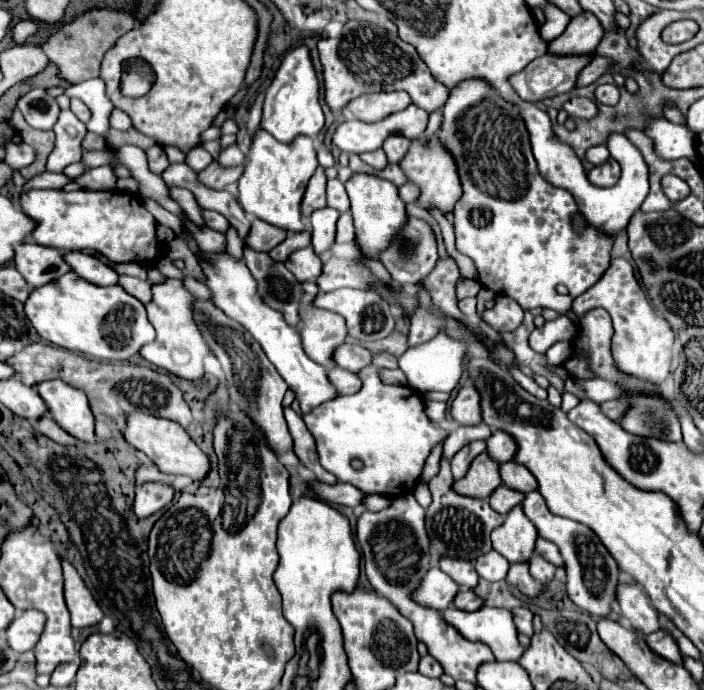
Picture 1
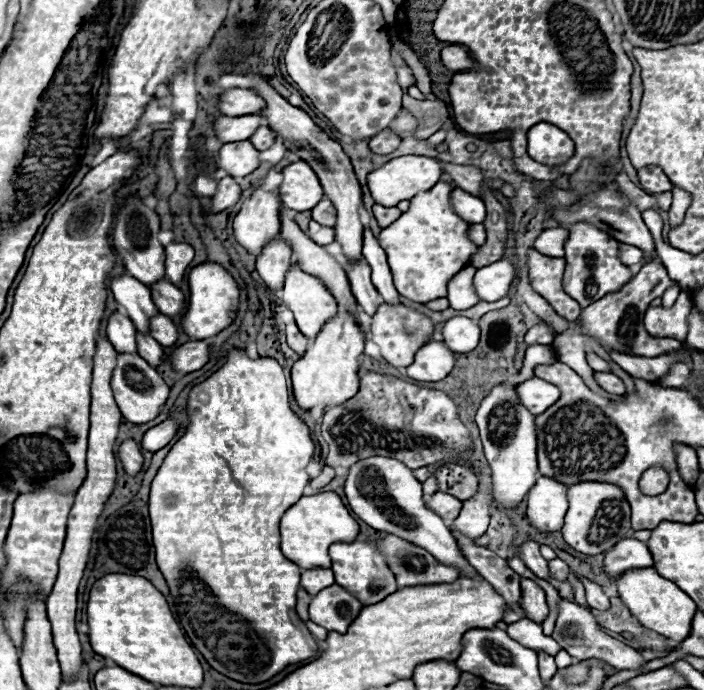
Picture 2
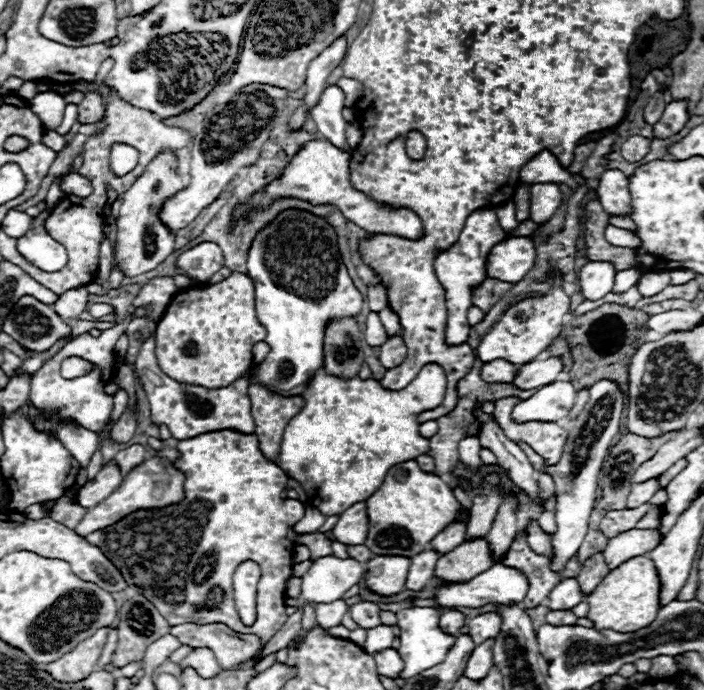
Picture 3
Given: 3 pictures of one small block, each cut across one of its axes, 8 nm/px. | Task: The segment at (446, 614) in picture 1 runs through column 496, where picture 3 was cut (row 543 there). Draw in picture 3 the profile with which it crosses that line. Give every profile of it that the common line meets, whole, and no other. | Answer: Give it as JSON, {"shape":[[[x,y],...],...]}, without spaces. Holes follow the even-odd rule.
{"shape":[[[632,528],[632,530],[622,532],[622,534],[608,540],[608,546],[604,550],[604,560],[606,560],[608,568],[614,570],[634,556],[642,556],[642,554],[652,552],[660,544],[660,538],[662,536],[660,536],[658,528],[656,530]]]}

